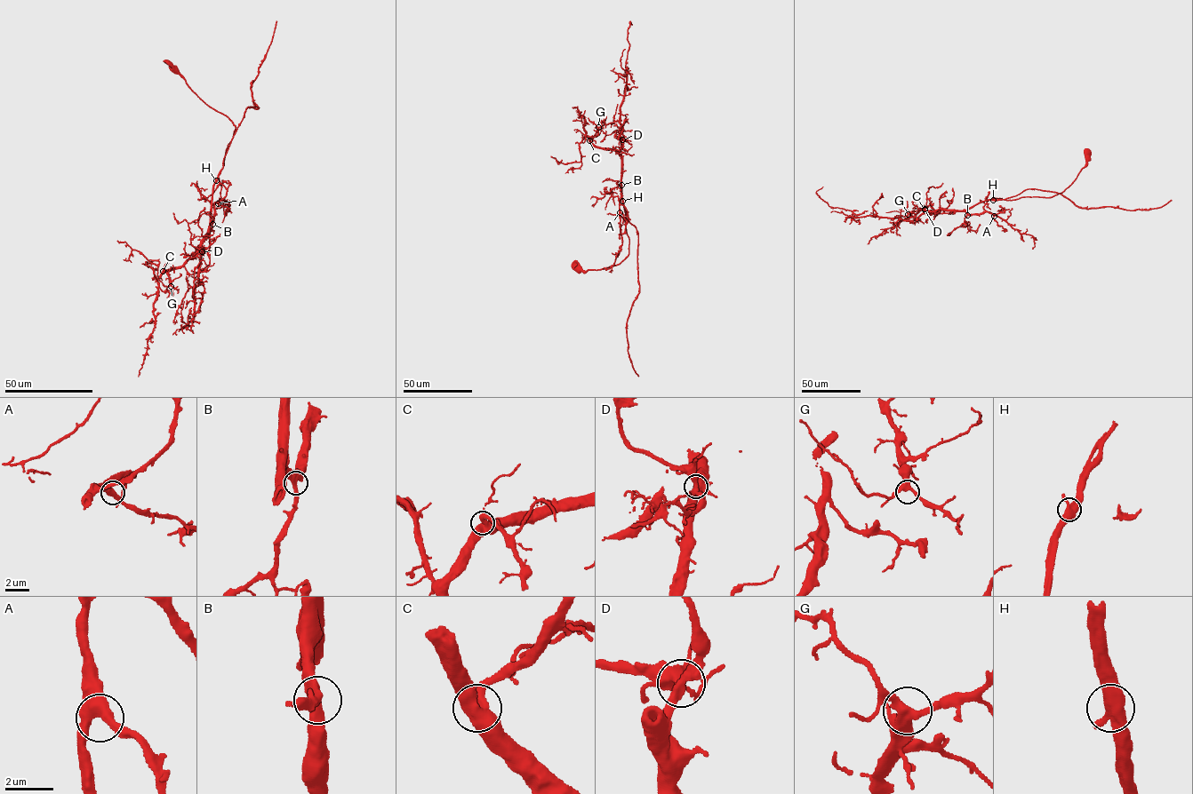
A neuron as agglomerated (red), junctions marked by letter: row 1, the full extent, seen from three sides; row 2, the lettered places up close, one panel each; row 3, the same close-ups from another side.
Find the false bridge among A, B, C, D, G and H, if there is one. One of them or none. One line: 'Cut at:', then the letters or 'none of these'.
Cut at: none of these

